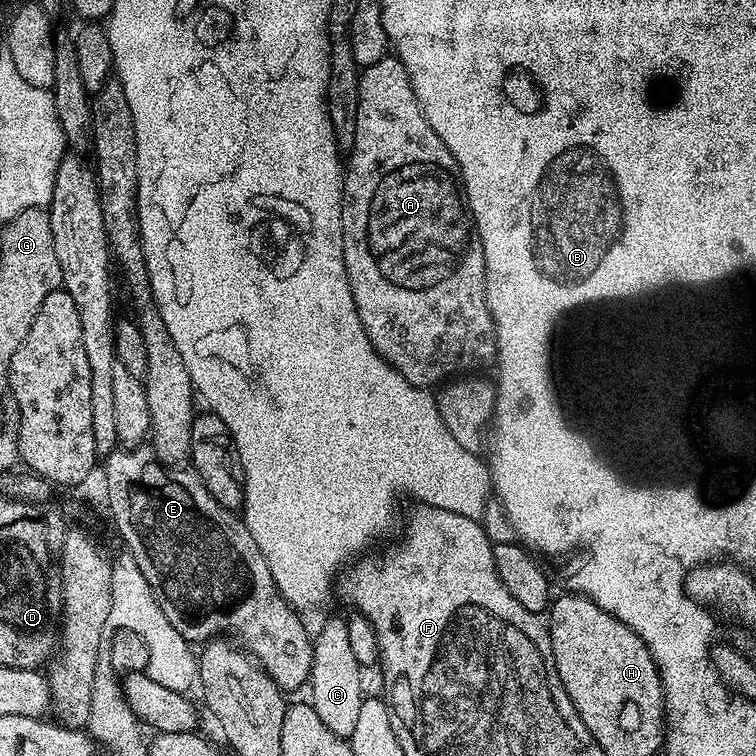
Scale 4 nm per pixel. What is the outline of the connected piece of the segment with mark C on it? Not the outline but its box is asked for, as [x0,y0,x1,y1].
[310,620,366,738]

